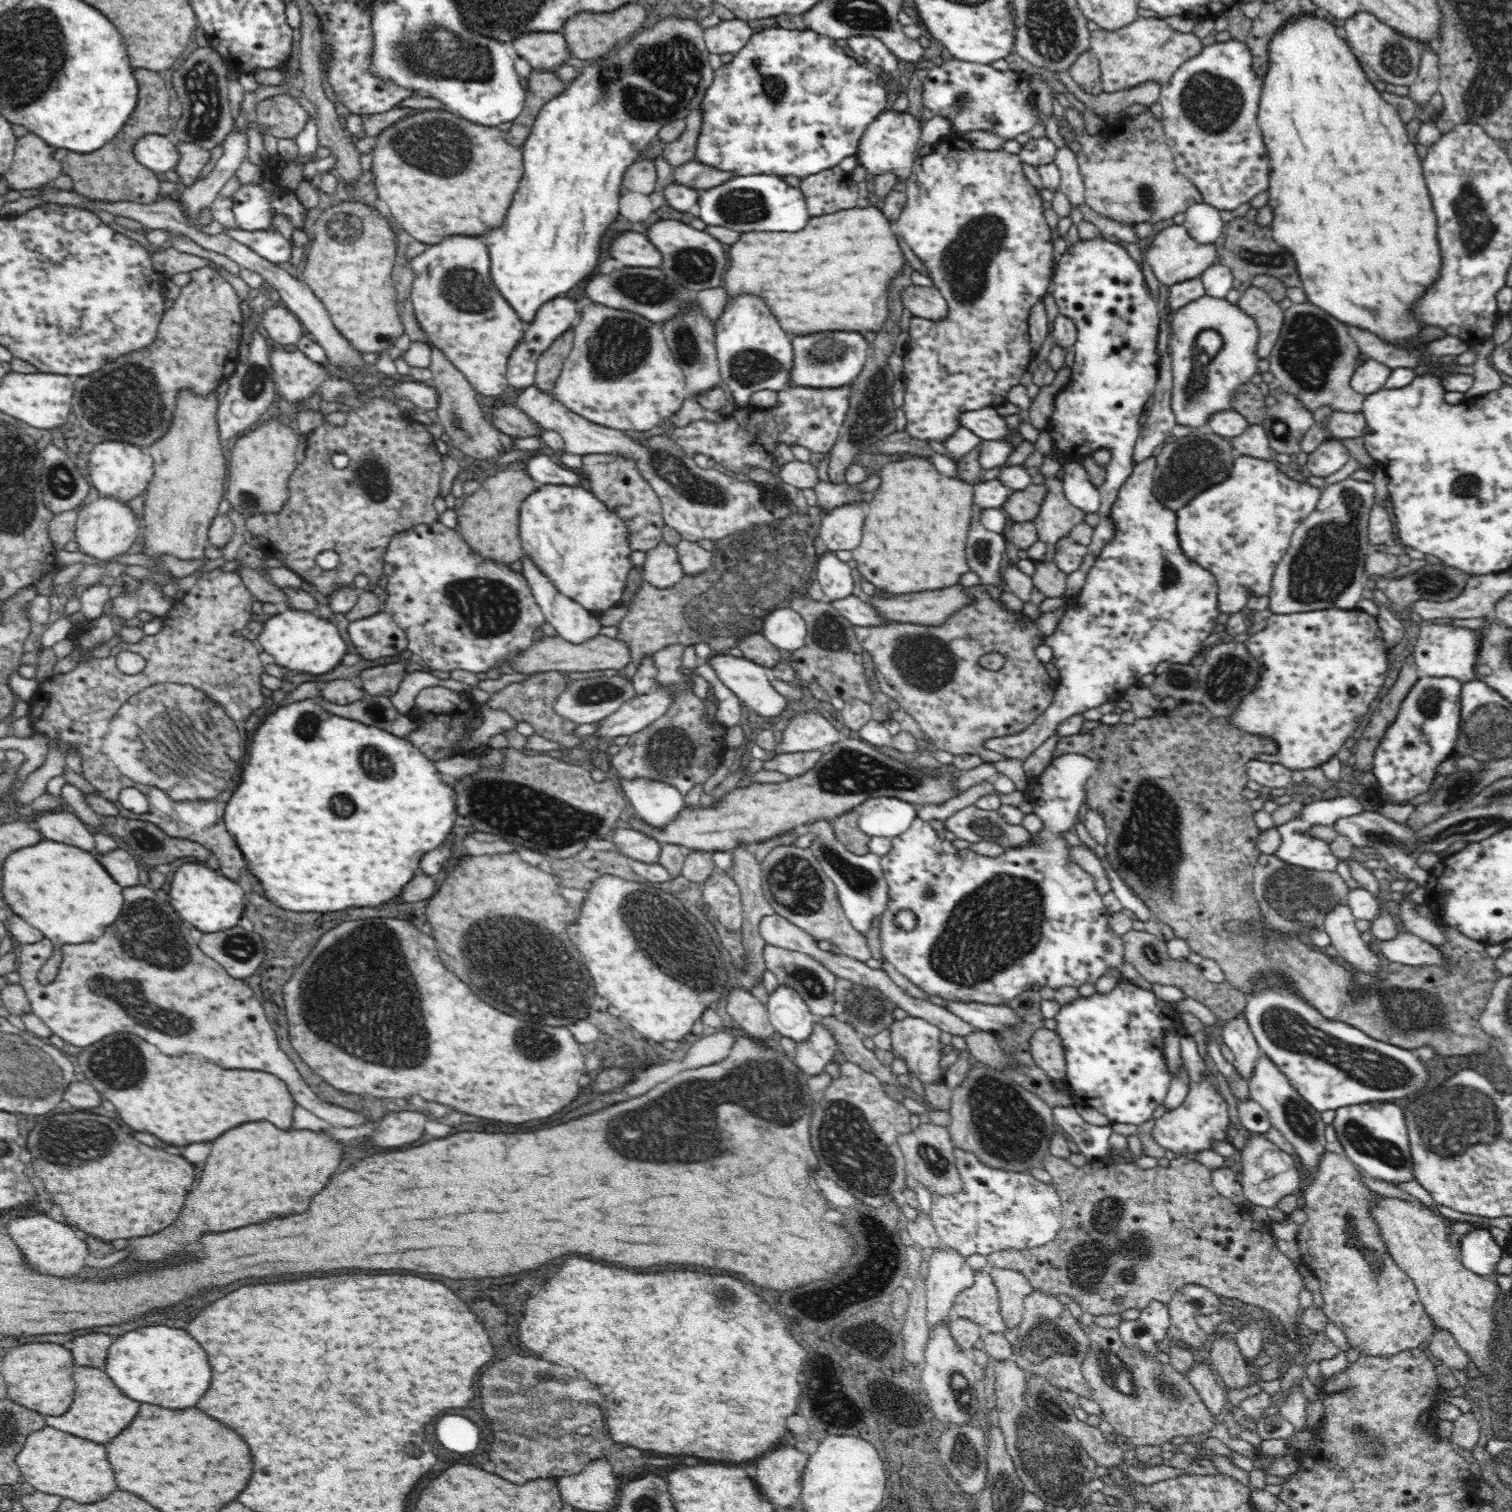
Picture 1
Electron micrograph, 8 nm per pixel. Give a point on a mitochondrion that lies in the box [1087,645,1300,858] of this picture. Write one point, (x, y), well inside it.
(1230, 675)

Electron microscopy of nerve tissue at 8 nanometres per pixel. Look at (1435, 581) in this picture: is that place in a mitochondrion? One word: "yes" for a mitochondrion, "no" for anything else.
yes

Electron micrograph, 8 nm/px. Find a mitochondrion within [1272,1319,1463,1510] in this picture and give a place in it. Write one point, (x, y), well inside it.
(1377, 1447)

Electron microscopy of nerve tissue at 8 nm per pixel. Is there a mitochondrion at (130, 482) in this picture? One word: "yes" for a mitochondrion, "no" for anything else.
no

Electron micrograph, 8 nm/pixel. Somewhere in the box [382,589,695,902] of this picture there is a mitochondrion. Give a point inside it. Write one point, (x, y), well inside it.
(550, 823)

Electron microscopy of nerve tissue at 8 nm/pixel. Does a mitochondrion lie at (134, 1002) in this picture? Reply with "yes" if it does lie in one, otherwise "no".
yes

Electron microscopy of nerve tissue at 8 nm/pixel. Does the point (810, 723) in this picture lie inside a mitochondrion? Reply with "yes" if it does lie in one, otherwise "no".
no

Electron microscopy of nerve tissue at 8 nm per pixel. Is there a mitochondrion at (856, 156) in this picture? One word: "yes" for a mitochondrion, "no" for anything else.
no

